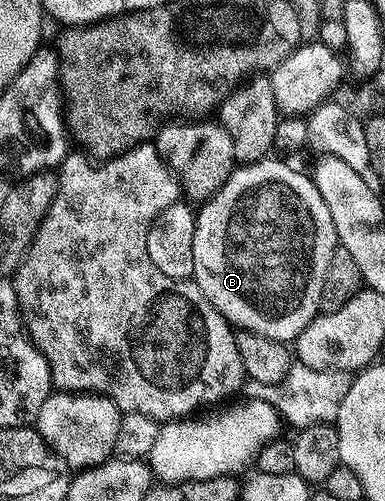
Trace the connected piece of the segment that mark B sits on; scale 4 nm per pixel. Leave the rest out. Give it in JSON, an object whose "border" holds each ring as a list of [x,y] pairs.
{"border":[[[269,156],[261,162],[237,165],[219,192],[199,207],[194,228],[192,278],[206,300],[210,300],[210,304],[214,304],[214,308],[233,327],[292,344],[320,310],[322,280],[326,276],[326,270],[322,268],[296,268],[296,232],[302,234],[300,240],[304,240],[306,234],[306,246],[302,248],[306,250],[306,256],[310,256],[312,248],[314,266],[330,268],[330,256],[334,256],[338,239],[334,220],[315,181],[284,162],[287,161]]]}

